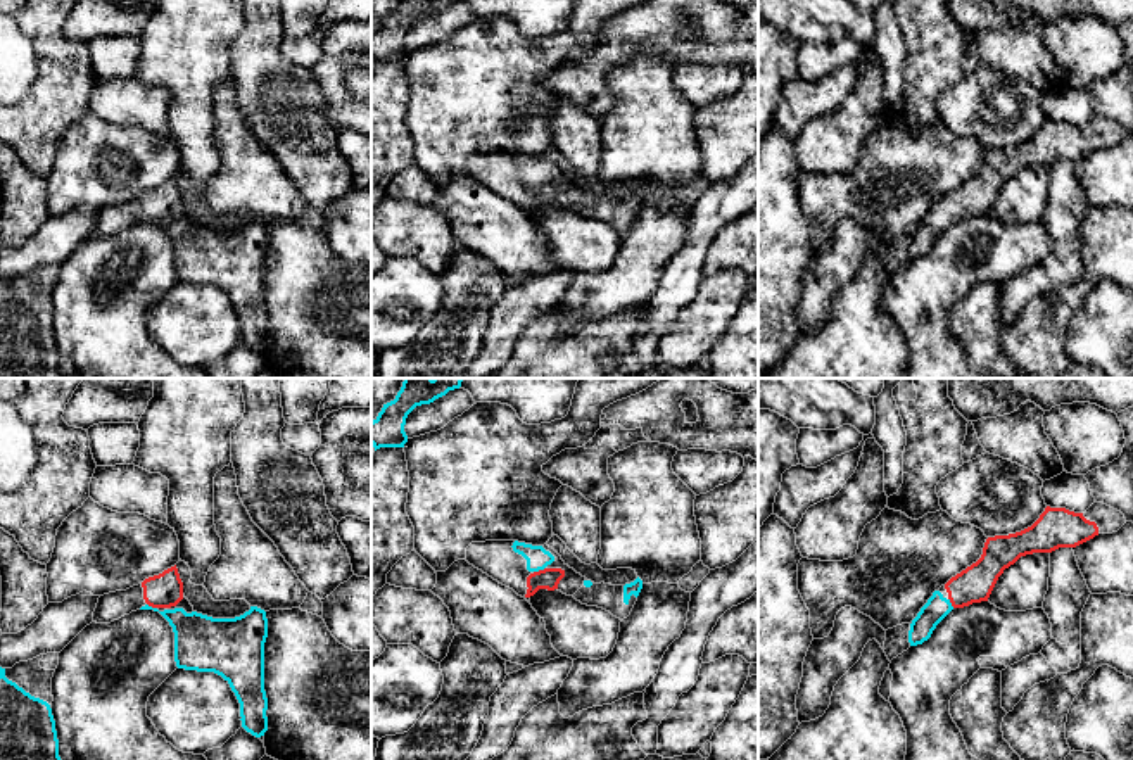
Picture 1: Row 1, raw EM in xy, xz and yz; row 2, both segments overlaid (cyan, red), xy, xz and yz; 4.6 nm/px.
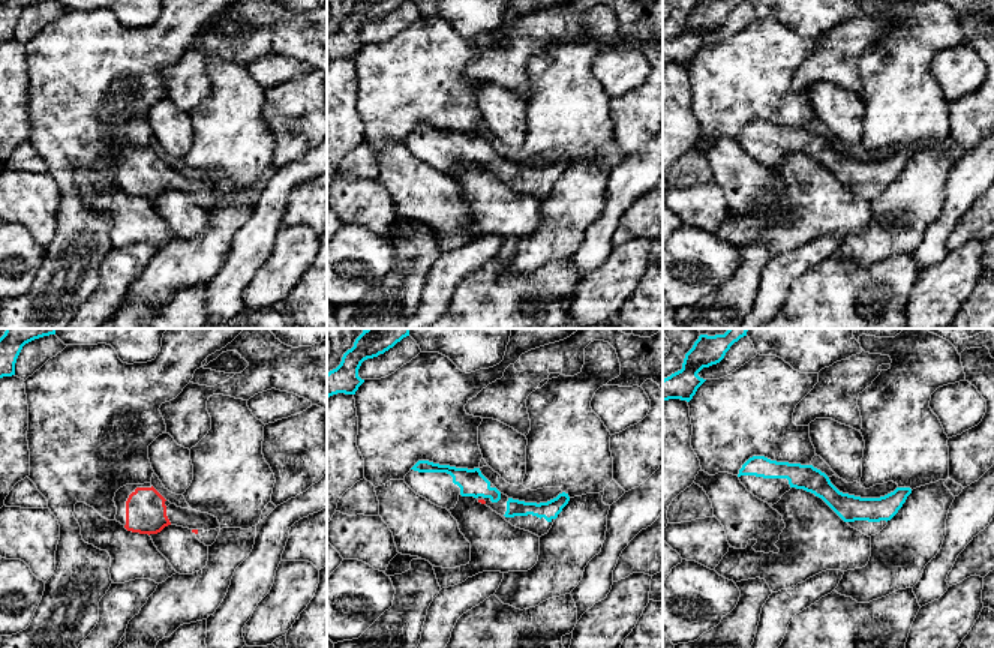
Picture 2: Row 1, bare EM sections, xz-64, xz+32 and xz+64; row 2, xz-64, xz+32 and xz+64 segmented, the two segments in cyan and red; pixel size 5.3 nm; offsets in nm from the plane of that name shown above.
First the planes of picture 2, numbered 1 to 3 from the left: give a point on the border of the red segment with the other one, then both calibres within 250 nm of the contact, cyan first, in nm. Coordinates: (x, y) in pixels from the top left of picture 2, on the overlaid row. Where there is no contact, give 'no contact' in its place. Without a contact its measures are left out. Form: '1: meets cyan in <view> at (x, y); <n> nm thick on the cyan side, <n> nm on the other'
1: no contact
2: no contact
3: no contact

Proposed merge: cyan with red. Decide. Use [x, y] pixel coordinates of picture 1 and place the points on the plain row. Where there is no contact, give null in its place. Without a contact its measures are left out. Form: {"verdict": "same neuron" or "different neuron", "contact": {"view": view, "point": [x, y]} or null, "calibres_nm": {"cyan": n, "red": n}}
{"verdict": "same neuron", "contact": {"view": "xz", "point": [539, 182]}, "calibres_nm": {"cyan": 110, "red": 100}}

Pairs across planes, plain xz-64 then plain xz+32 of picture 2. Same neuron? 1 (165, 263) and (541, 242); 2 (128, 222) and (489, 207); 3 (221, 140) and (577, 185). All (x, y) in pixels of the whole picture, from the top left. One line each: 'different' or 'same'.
1: same
2: different
3: different

